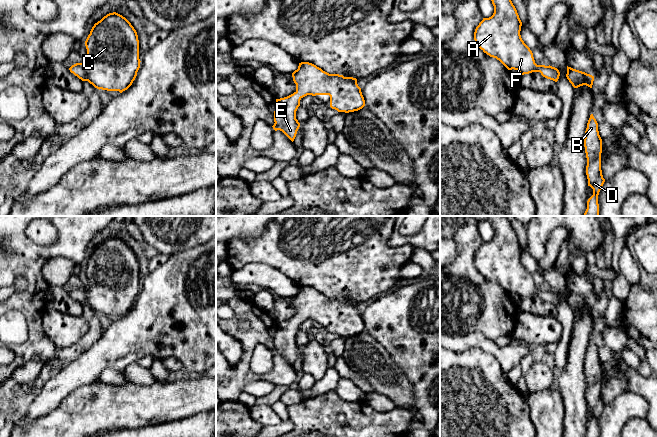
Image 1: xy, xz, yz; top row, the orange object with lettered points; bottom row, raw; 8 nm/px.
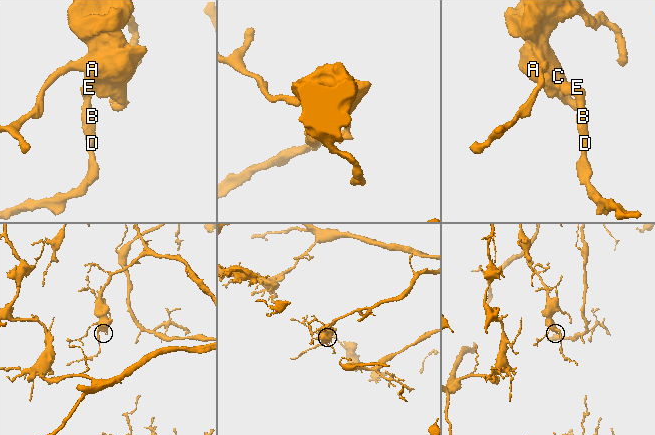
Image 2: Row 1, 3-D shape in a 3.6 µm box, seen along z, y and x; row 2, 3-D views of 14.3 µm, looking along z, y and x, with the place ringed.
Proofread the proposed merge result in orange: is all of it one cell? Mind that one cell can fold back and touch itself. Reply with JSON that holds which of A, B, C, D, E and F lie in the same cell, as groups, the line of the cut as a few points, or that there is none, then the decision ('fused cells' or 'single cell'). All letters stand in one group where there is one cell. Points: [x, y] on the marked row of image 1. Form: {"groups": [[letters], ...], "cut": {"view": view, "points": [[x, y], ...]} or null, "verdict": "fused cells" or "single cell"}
{"groups": [["A", "B", "C", "D", "E", "F"]], "cut": null, "verdict": "single cell"}

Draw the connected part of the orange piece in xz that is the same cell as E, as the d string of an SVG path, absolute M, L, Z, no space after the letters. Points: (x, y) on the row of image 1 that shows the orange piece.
M309 62L299 63L292 77L296 91L287 97L276 99L275 123L272 126L275 131L282 131L292 142L300 127L296 111L300 100L307 95L329 95L330 107L338 112L354 112L365 106L356 78L329 74Z

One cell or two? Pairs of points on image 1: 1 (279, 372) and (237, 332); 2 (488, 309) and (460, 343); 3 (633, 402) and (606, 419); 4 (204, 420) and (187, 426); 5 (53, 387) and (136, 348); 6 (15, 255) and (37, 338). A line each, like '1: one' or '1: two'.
1: one
2: two
3: one
4: one
5: one
6: one

